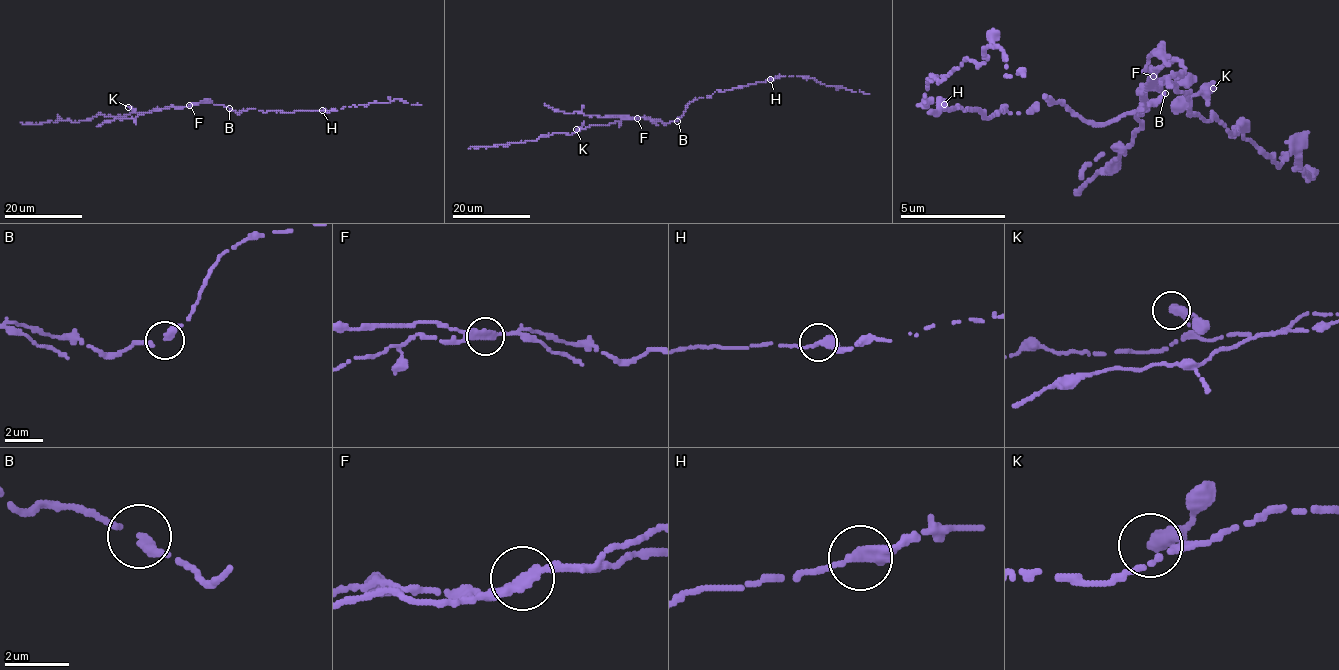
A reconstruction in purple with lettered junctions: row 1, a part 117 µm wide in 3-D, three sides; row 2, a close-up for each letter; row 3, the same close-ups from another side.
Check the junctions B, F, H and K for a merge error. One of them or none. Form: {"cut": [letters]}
{"cut": ["F"]}

